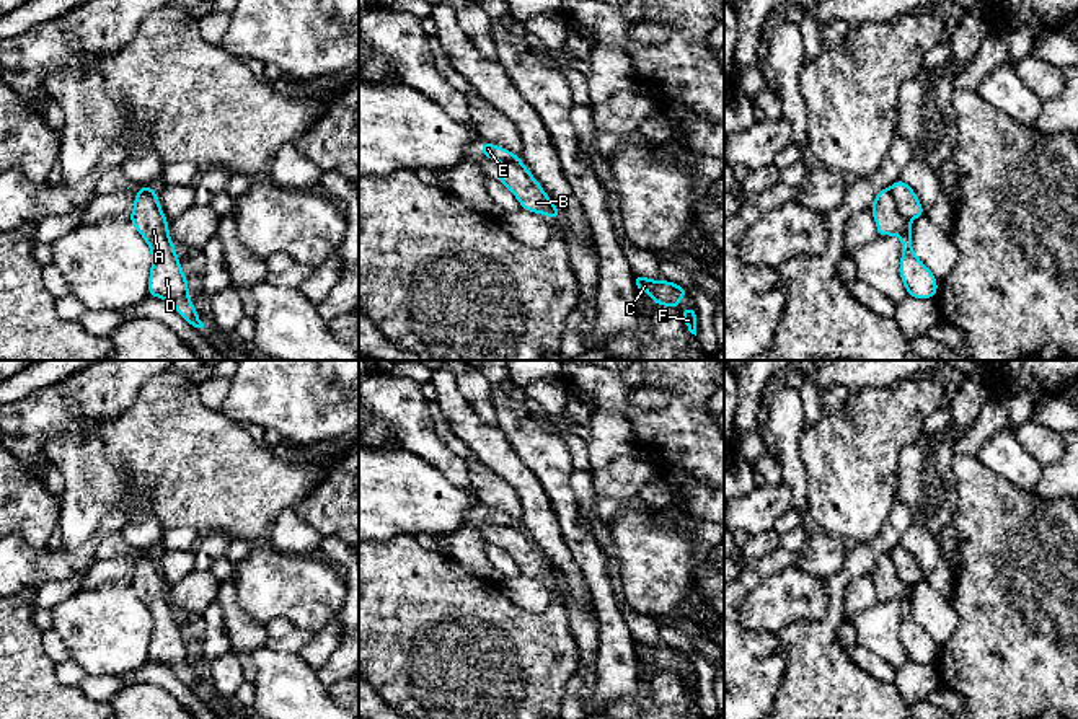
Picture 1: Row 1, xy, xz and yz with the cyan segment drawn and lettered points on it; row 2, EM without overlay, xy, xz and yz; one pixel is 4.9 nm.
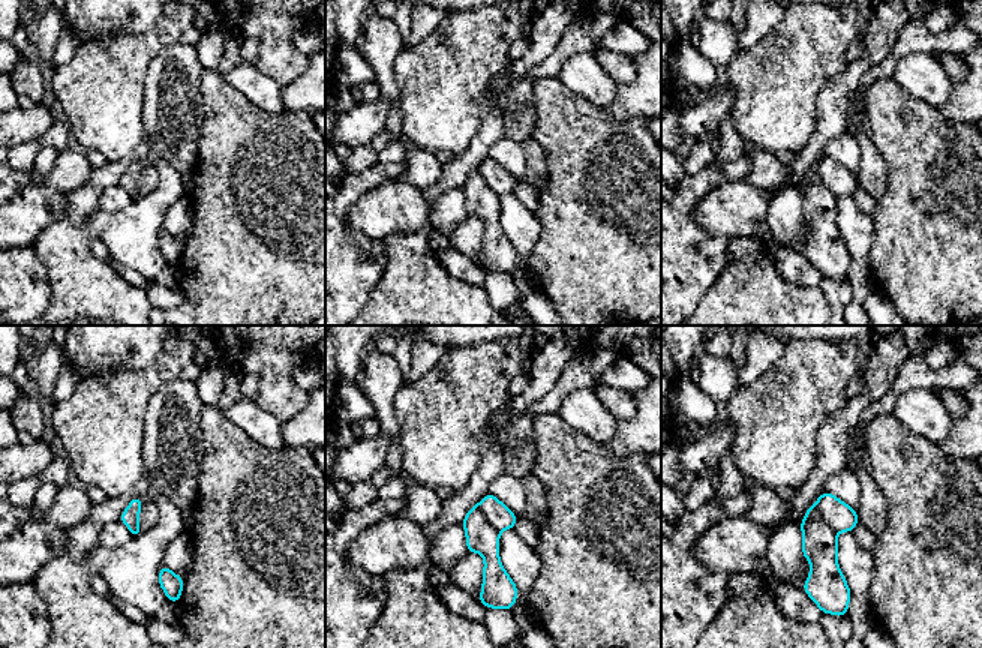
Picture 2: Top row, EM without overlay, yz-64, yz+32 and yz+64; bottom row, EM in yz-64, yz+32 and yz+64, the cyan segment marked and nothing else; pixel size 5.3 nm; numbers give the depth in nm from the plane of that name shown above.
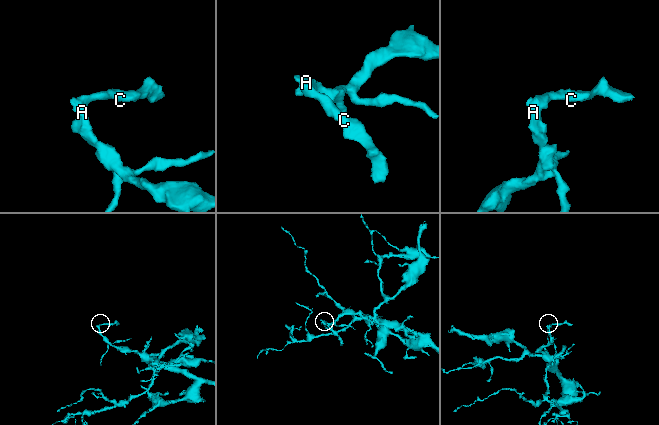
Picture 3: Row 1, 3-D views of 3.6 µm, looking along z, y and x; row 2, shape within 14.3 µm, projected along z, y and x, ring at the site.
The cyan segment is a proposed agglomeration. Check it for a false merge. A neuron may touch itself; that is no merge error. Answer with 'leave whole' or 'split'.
split

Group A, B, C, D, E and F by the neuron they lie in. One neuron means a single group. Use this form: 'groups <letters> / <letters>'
groups A D E / B C F

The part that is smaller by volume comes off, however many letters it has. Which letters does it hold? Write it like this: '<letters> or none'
B, C, F

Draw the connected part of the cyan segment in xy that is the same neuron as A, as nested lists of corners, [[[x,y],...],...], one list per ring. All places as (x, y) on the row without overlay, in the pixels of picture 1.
[[[157,558],[135,561],[134,577],[129,585],[144,602],[152,615],[152,636],[148,660],[165,664],[194,693],[204,693],[194,670],[189,665],[188,651],[175,610],[168,600],[168,585],[157,566]]]

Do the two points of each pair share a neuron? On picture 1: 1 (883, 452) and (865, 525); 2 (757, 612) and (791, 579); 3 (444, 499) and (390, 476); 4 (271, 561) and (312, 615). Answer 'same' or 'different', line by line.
1: same
2: same
3: same
4: same

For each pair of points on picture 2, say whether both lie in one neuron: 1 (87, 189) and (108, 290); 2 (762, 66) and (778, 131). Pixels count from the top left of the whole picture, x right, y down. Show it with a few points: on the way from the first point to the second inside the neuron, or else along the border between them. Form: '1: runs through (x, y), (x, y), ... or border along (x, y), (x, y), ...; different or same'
1: runs through (77, 215), (77, 258), (83, 264); same
2: runs through (777, 83), (778, 114); same

